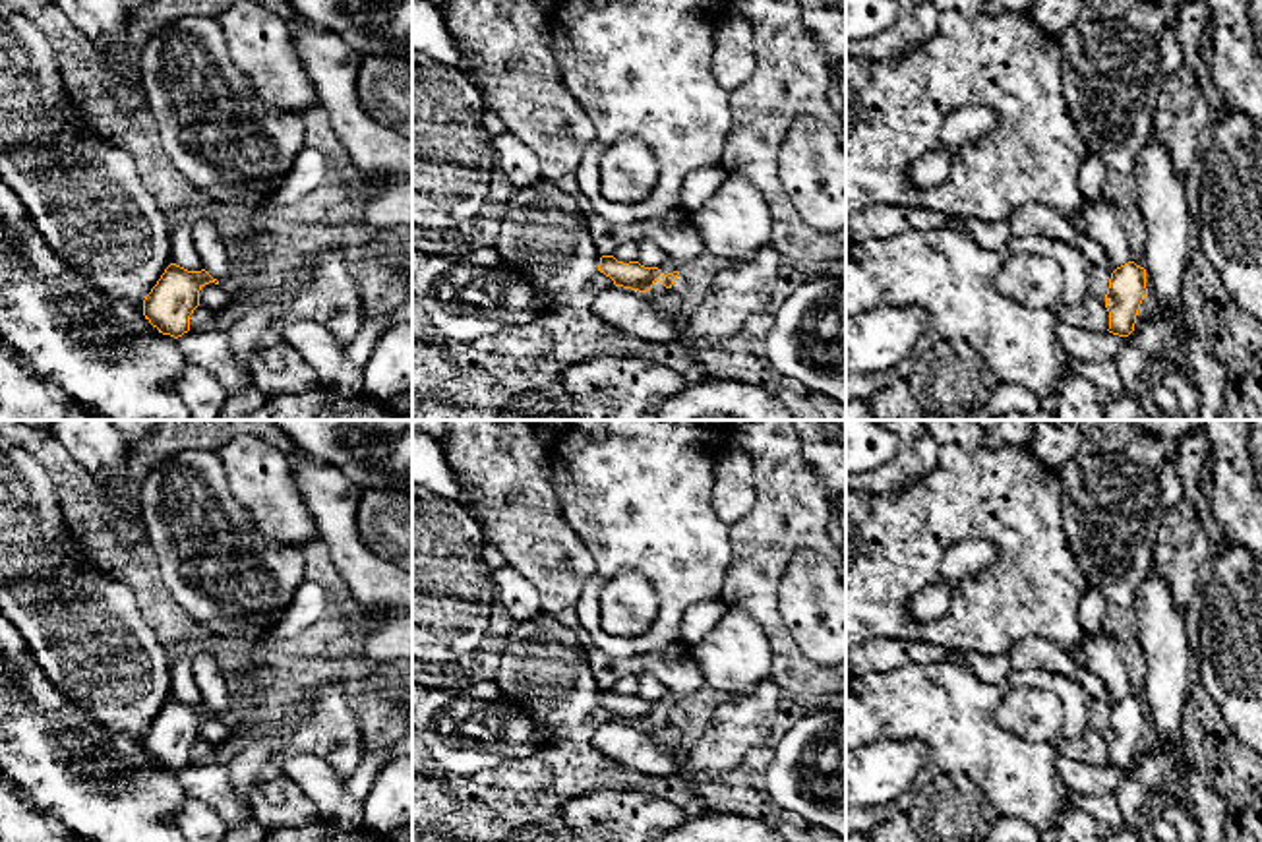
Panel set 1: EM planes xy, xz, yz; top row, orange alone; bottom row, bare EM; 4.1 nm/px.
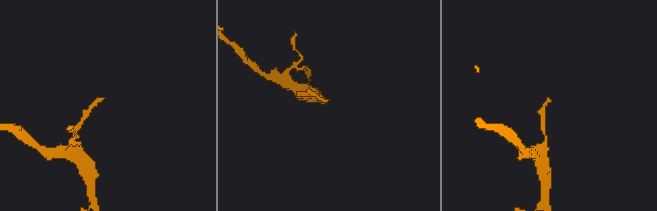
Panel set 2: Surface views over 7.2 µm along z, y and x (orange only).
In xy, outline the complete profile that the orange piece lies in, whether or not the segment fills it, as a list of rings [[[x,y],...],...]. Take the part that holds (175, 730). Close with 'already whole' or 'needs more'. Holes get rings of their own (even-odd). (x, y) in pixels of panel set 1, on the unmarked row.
[[[170,697],[143,734],[145,753],[174,772],[190,765],[190,749],[199,739],[199,724],[215,716],[205,703],[188,705]]]; already whole

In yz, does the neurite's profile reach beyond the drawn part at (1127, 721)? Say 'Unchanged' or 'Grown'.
Unchanged

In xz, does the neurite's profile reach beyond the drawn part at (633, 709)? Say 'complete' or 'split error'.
complete

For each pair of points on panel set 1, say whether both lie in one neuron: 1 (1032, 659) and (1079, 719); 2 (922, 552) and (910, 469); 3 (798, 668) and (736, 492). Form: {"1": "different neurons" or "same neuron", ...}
{"1": "different neurons", "2": "different neurons", "3": "different neurons"}

